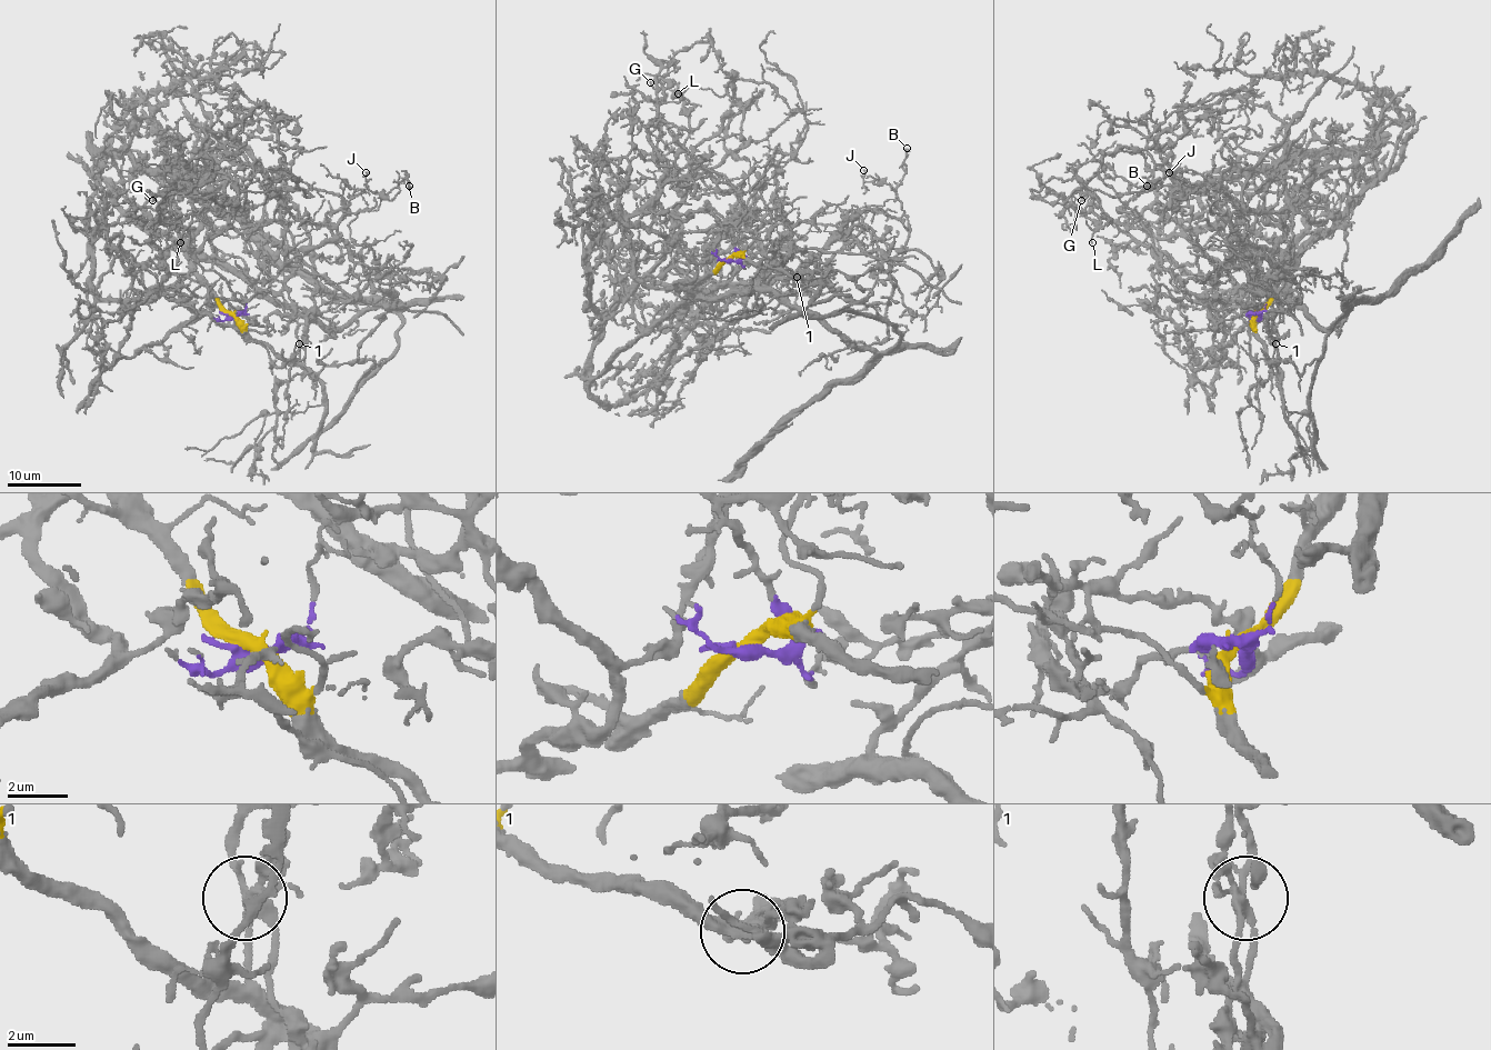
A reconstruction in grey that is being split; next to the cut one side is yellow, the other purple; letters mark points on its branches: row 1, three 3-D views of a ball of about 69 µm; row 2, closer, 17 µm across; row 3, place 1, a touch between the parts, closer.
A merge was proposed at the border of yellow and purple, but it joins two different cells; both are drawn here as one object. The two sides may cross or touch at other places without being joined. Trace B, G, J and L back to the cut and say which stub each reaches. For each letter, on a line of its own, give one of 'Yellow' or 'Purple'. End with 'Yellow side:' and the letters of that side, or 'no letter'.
B: Yellow
G: Purple
J: Yellow
L: Purple
Yellow side: B, J

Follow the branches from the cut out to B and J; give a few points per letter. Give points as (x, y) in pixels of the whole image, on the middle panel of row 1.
B: (728, 260), (859, 302), (876, 277), (872, 234), (846, 249), (864, 237), (859, 210), (896, 198), (907, 148)
J: (728, 260), (859, 302), (878, 262), (864, 227), (846, 249), (864, 237), (859, 210), (898, 196), (862, 170)

